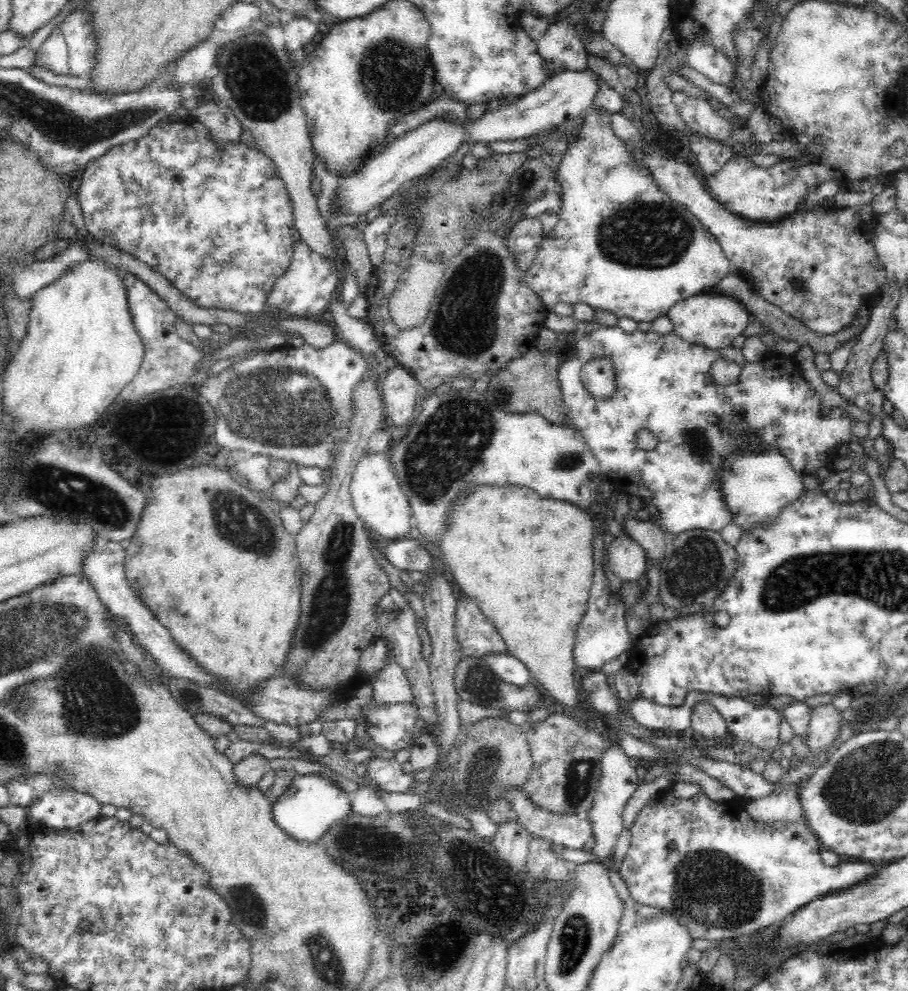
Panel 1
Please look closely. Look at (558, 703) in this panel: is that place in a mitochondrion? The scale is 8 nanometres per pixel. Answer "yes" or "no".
no

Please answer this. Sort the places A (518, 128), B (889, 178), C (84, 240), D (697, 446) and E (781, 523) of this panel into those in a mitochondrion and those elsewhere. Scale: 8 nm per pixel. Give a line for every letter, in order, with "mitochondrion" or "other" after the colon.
A: other
B: other
C: other
D: mitochondrion
E: other

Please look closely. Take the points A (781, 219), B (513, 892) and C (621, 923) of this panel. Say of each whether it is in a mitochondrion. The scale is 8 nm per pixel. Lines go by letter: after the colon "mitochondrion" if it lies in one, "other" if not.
A: other
B: mitochondrion
C: other

